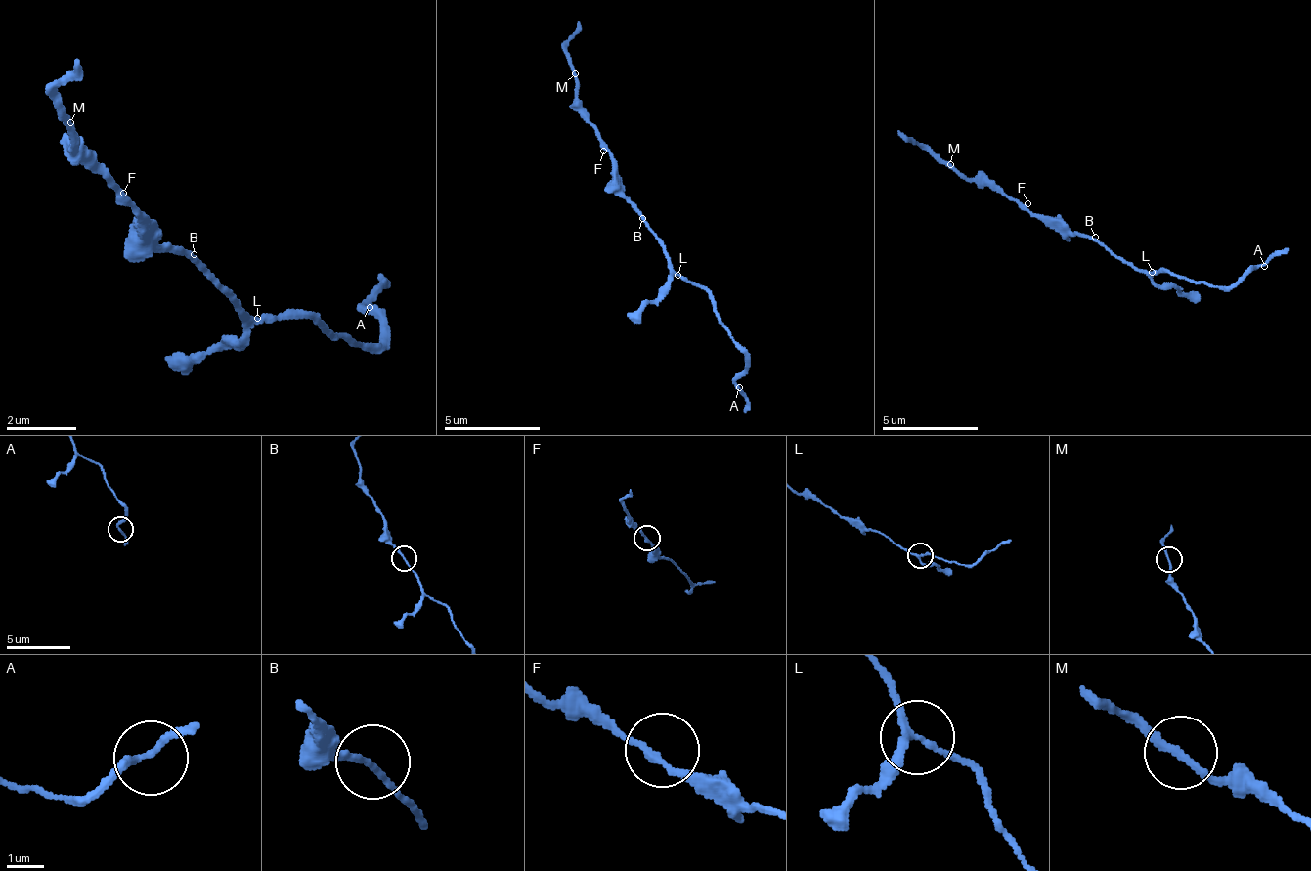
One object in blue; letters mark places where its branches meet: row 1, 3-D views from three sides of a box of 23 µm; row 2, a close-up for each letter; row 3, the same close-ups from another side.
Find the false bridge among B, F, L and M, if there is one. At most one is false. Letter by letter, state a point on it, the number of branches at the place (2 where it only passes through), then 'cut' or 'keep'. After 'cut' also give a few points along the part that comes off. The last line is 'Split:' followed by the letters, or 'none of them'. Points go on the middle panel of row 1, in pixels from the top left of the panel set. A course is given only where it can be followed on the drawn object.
B: (642, 218) | 2 | keep
F: (603, 151) | 2 | keep
L: (677, 275) | 3 | keep
M: (575, 73) | 2 | keep
Split: none of them

